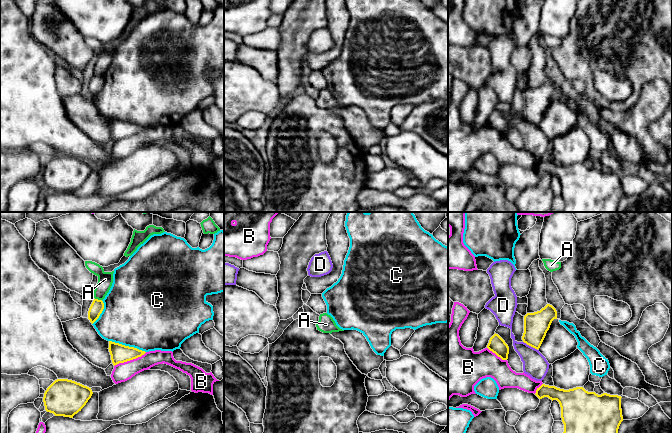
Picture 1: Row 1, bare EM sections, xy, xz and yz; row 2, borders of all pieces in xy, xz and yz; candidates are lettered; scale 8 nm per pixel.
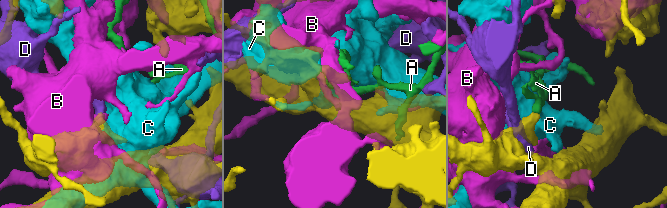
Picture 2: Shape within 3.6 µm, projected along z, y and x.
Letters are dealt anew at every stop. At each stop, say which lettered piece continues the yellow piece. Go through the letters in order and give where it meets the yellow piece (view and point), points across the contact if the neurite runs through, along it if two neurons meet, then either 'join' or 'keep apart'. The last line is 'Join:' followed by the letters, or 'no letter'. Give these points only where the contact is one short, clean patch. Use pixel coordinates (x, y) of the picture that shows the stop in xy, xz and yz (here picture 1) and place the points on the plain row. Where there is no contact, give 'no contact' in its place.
A: contact xy (97, 75); border xy (95, 74), (101, 76); keep apart
B: contact xy (130, 135); keep apart
C: contact xy (127, 122); keep apart
D: contact yz (530, 121); keep apart
Join: no letter

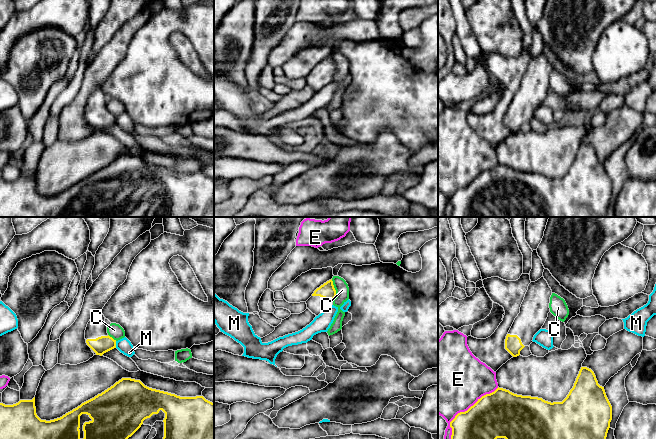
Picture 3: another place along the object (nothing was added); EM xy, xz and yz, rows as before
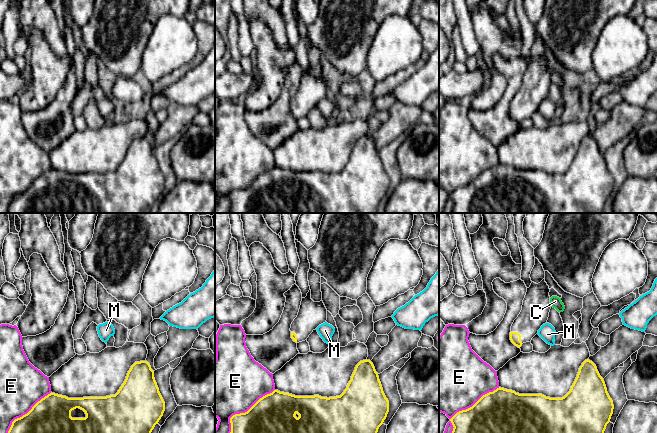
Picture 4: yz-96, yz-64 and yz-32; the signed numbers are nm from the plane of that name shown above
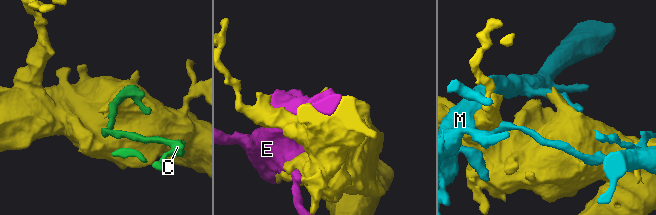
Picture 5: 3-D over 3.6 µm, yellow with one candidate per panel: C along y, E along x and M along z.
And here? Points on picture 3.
C: contact xz (334, 65); keep apart
E: contact yz (465, 187); keep apart
M: contact xy (115, 120); keep apart
Join: no letter

